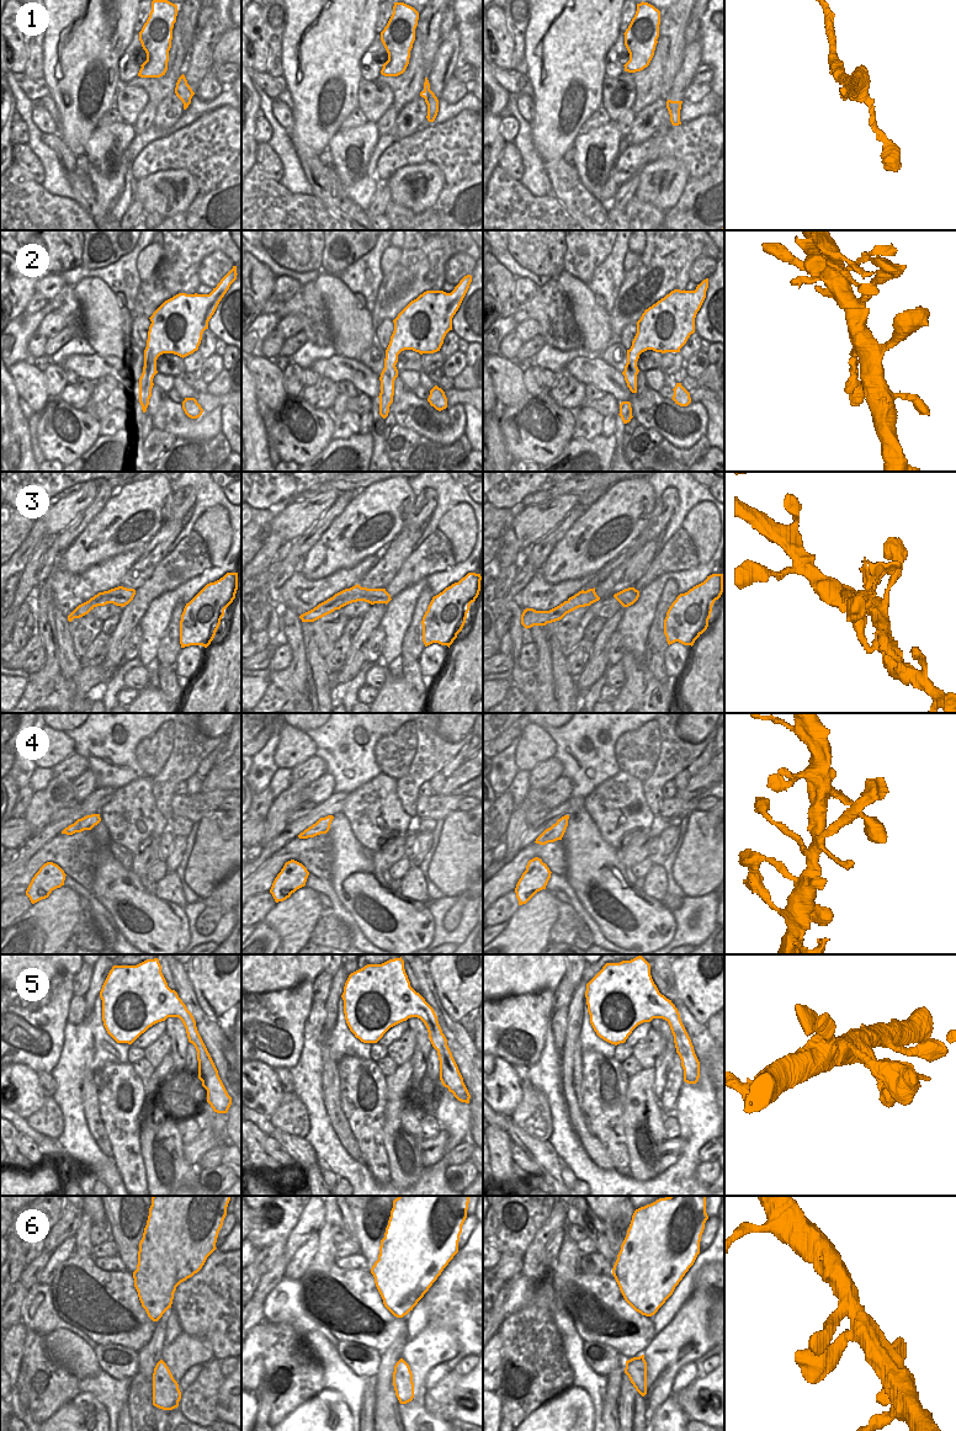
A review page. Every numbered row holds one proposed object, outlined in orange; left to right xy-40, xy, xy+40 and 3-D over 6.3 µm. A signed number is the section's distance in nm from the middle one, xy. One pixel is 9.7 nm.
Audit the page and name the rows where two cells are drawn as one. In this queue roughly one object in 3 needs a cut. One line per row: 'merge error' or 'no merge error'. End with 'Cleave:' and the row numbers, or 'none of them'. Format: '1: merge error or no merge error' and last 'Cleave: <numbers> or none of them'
1: no merge error
2: no merge error
3: merge error
4: no merge error
5: no merge error
6: no merge error
Cleave: 3

